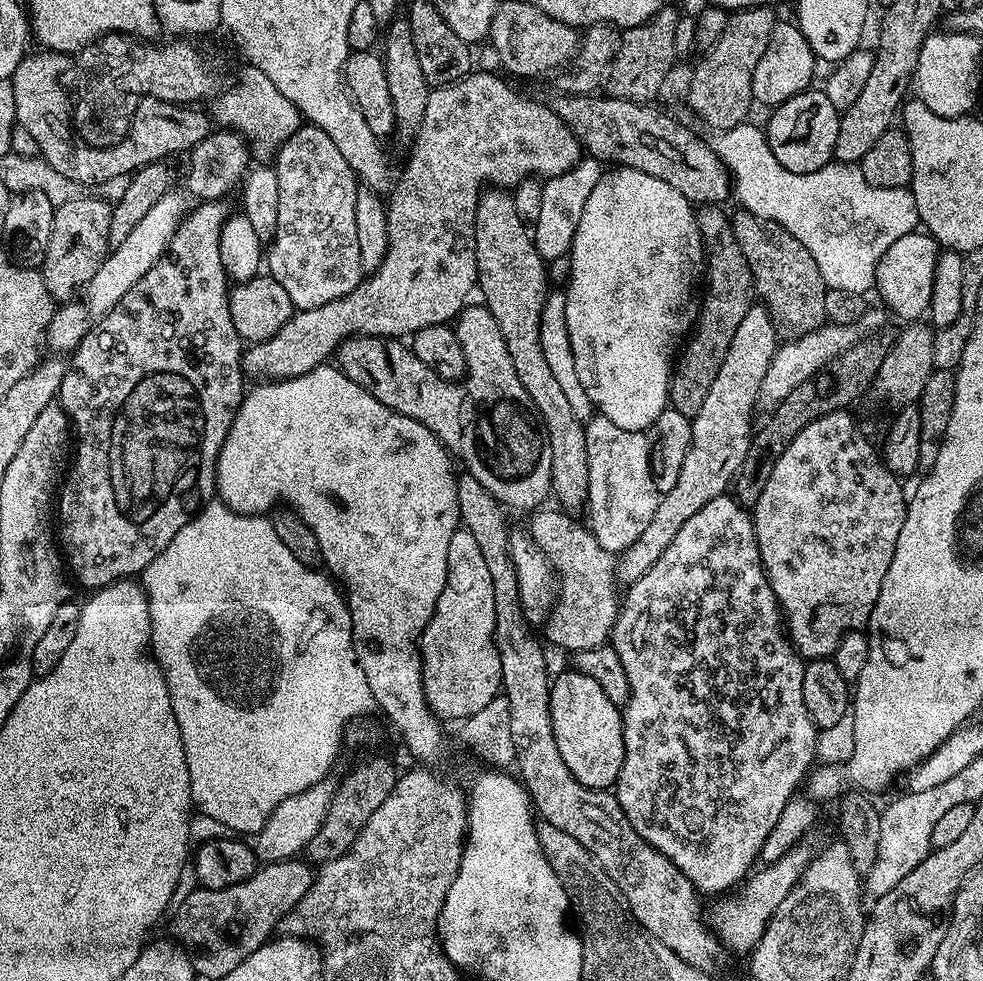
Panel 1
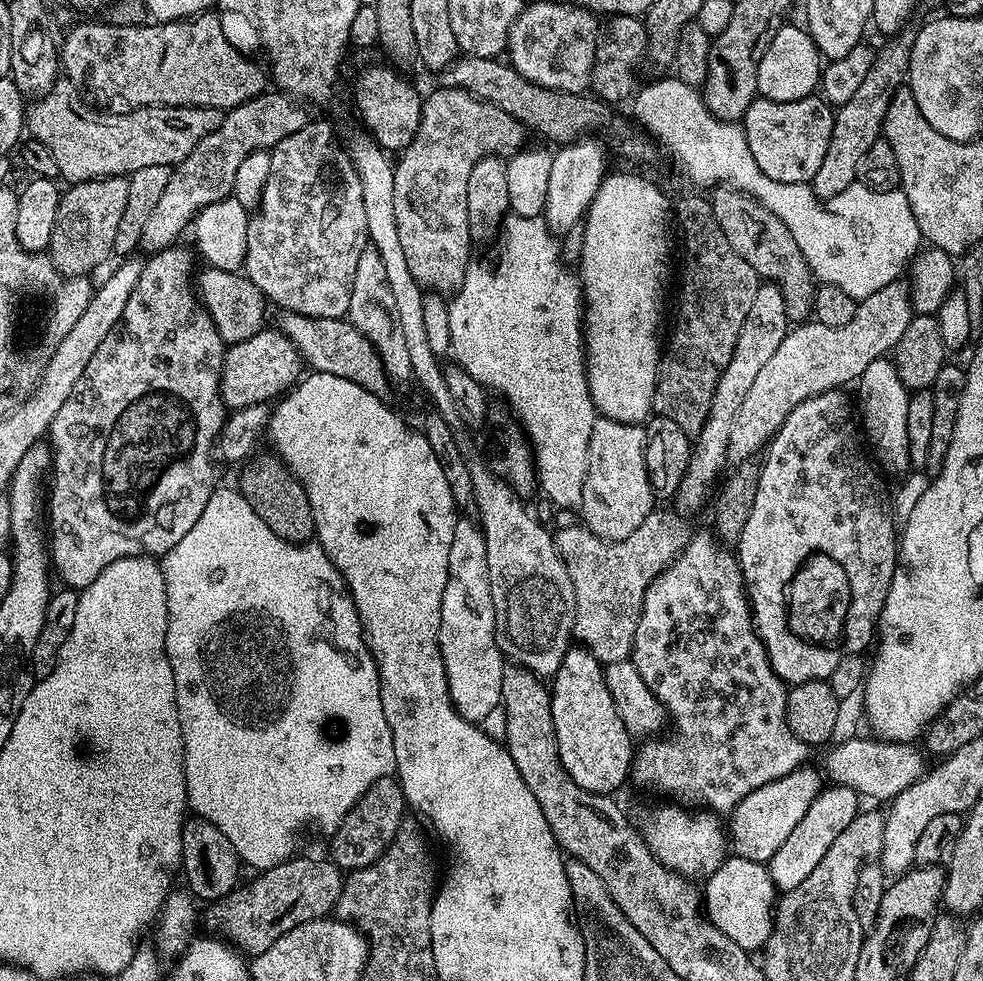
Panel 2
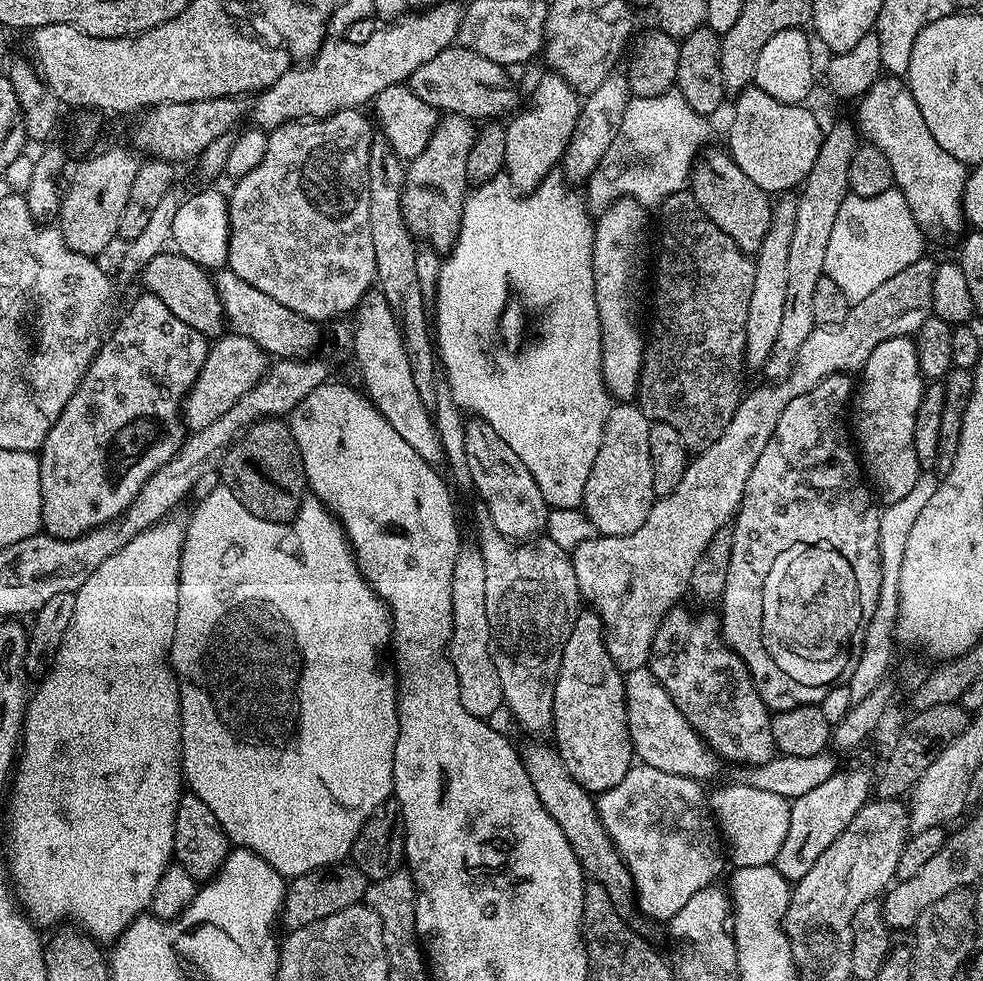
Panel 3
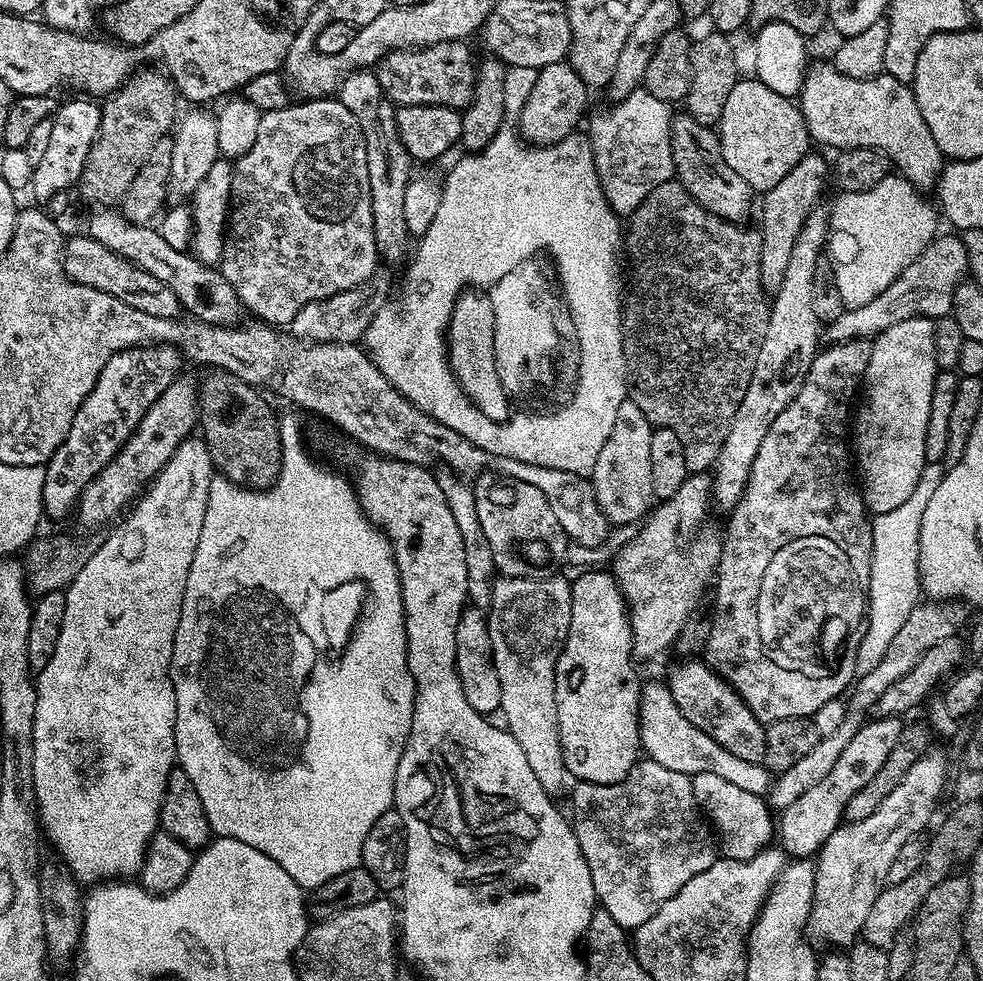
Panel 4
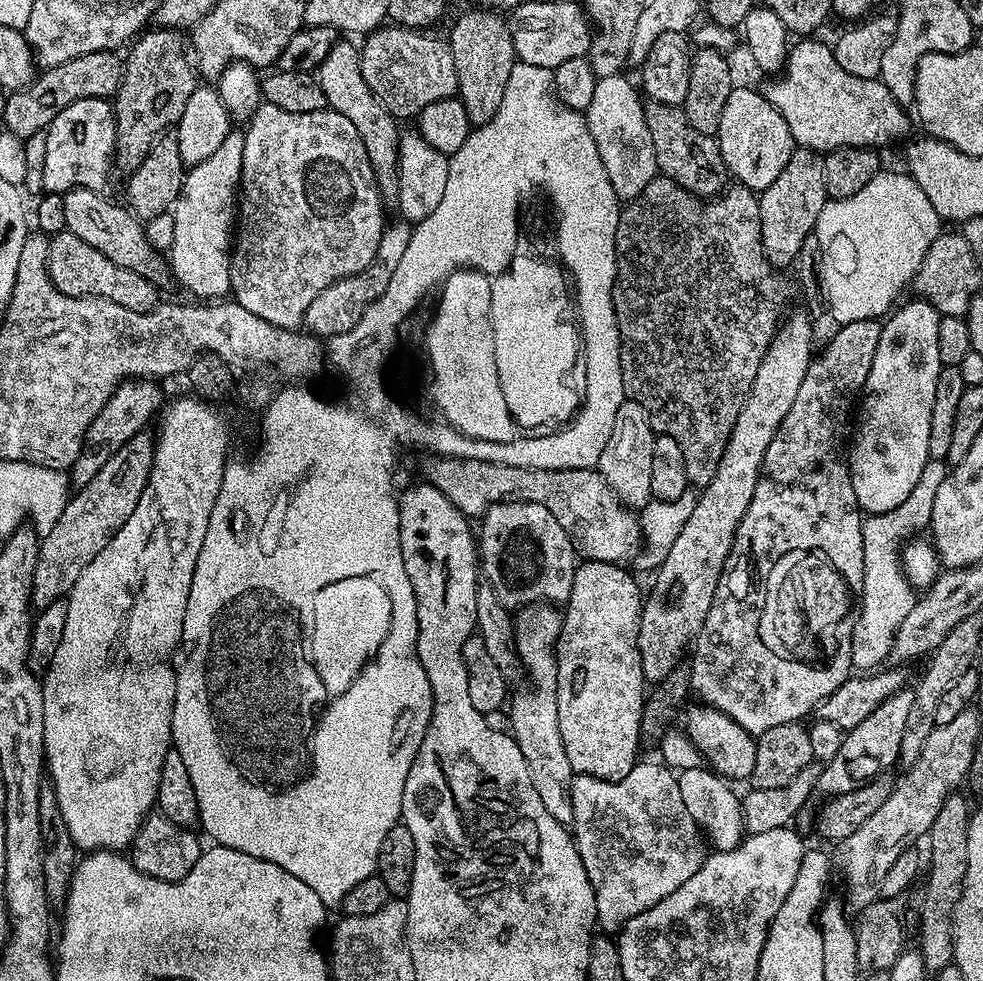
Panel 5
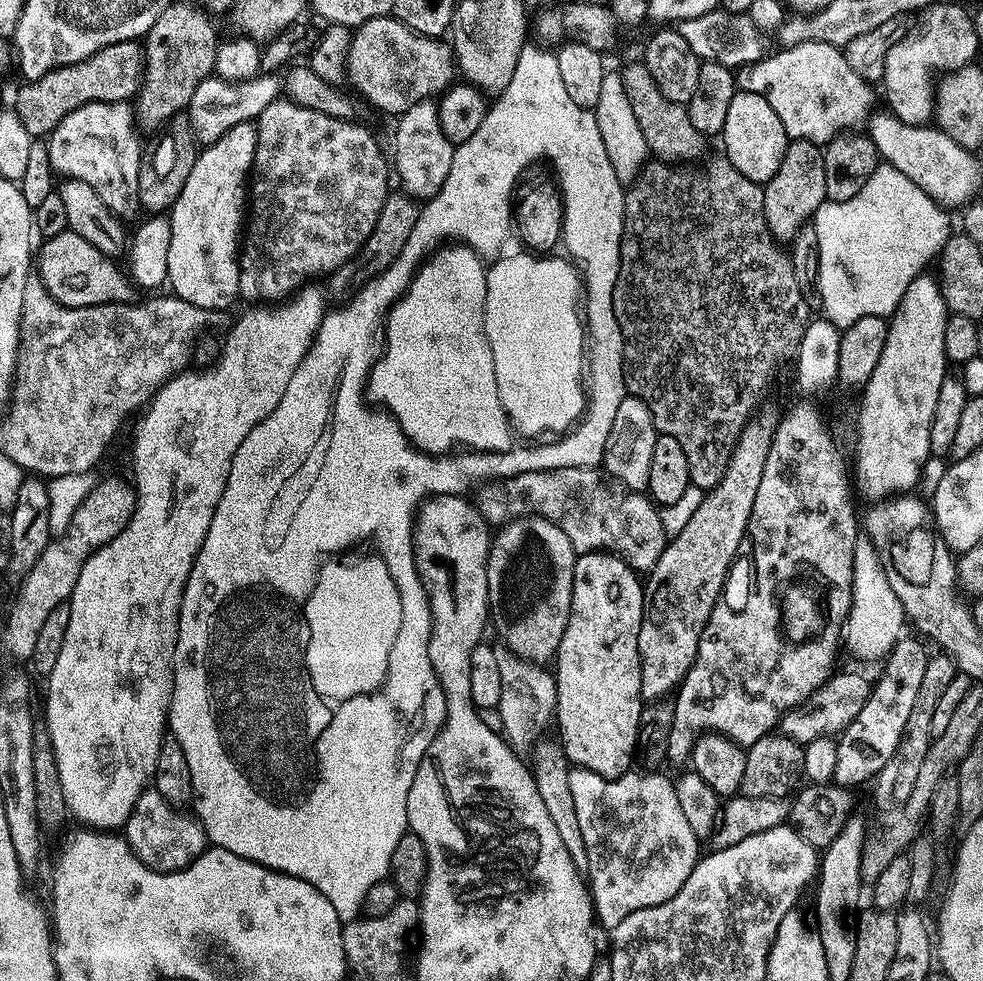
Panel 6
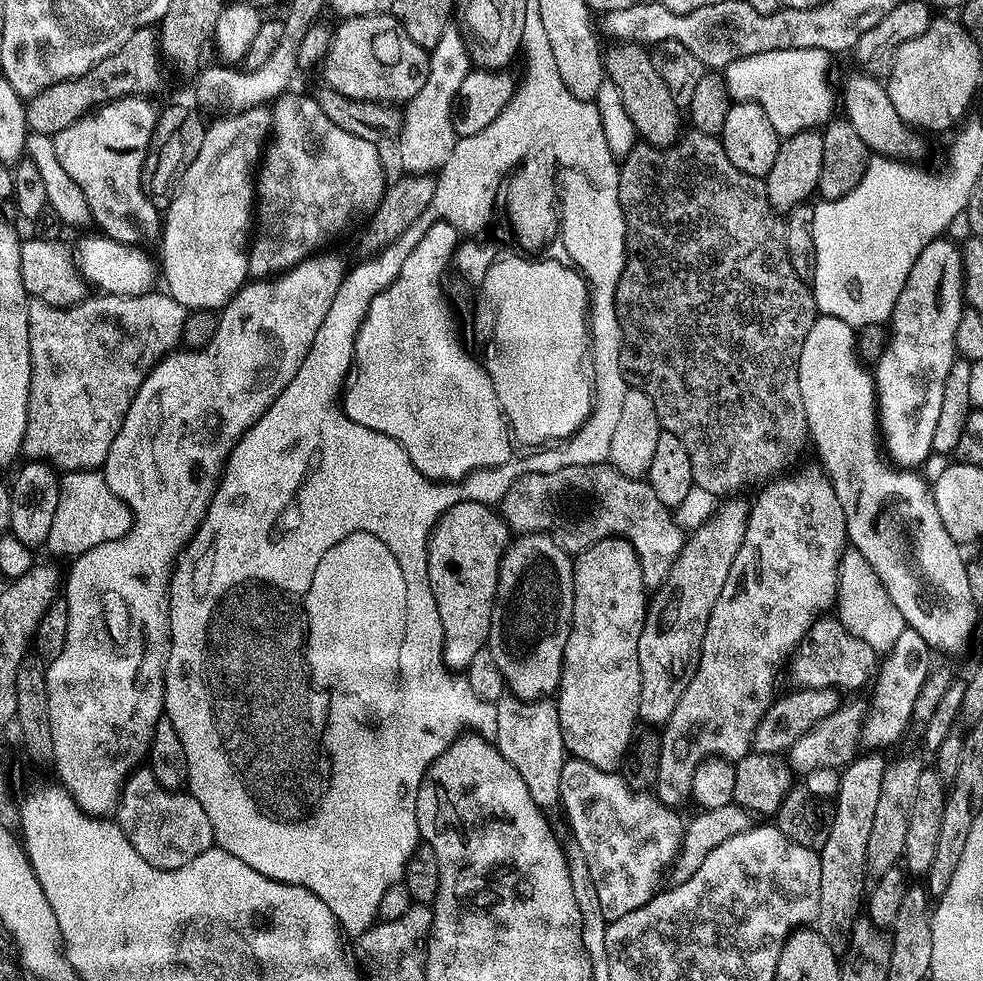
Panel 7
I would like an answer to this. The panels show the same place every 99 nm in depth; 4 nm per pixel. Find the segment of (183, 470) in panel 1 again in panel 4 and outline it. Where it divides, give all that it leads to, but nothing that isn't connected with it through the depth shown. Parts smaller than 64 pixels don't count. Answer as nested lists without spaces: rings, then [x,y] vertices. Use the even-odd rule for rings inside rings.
[[[157,344],[128,348],[106,362],[94,390],[86,402],[82,402],[78,414],[74,414],[70,434],[44,468],[43,511],[48,516],[64,520],[71,512],[73,515],[86,486],[118,455],[124,442],[131,438],[132,431],[140,425],[150,403],[147,390],[140,387],[147,382],[148,376],[157,380],[160,386],[173,383],[178,376],[176,371],[180,368],[180,360],[182,353],[179,348],[170,344]]]

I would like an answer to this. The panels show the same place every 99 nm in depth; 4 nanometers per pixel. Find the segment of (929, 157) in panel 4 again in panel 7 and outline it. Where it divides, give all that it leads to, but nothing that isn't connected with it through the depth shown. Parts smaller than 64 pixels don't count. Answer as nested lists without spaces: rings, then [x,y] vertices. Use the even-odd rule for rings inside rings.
[[[766,50],[766,54],[750,54],[750,58],[730,62],[722,69],[722,83],[733,101],[760,106],[782,138],[796,136],[833,119],[828,60],[826,50]]]

